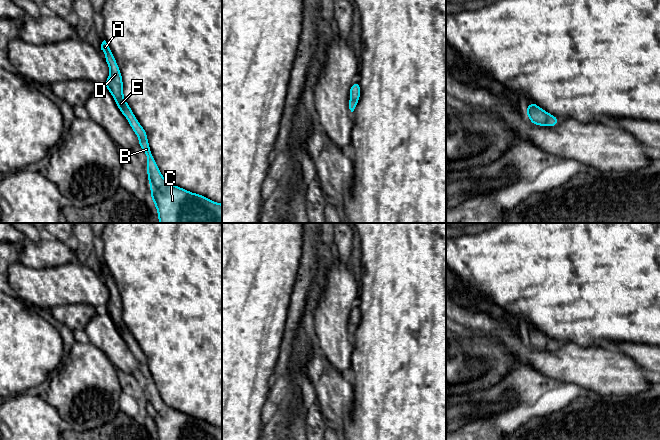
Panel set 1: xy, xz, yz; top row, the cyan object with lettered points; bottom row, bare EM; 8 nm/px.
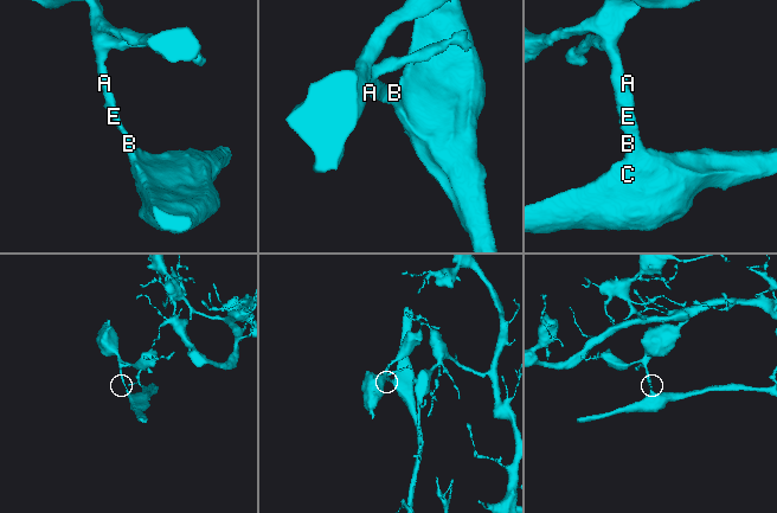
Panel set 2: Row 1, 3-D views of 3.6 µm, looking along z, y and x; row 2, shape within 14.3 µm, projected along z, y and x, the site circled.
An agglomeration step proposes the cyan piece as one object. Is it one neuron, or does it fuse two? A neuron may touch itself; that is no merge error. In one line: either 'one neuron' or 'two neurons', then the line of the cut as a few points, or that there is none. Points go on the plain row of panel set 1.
one neuron | no cut

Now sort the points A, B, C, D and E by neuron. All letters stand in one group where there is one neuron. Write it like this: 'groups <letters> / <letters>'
groups A B C D E

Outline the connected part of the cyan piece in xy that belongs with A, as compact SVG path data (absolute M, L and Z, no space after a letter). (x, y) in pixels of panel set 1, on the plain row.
M105 264L101 268L101 274L103 274L105 277L105 284L110 293L110 298L106 307L104 308L104 311L111 316L119 334L127 342L131 352L139 362L139 369L141 373L147 379L147 398L149 409L151 411L150 418L151 423L154 425L155 431L158 434L158 440L222 440L222 428L213 426L202 419L184 414L181 411L175 410L164 403L151 377L151 373L147 364L147 357L139 348L131 332L123 321L123 306L121 296L111 276L111 273Z

